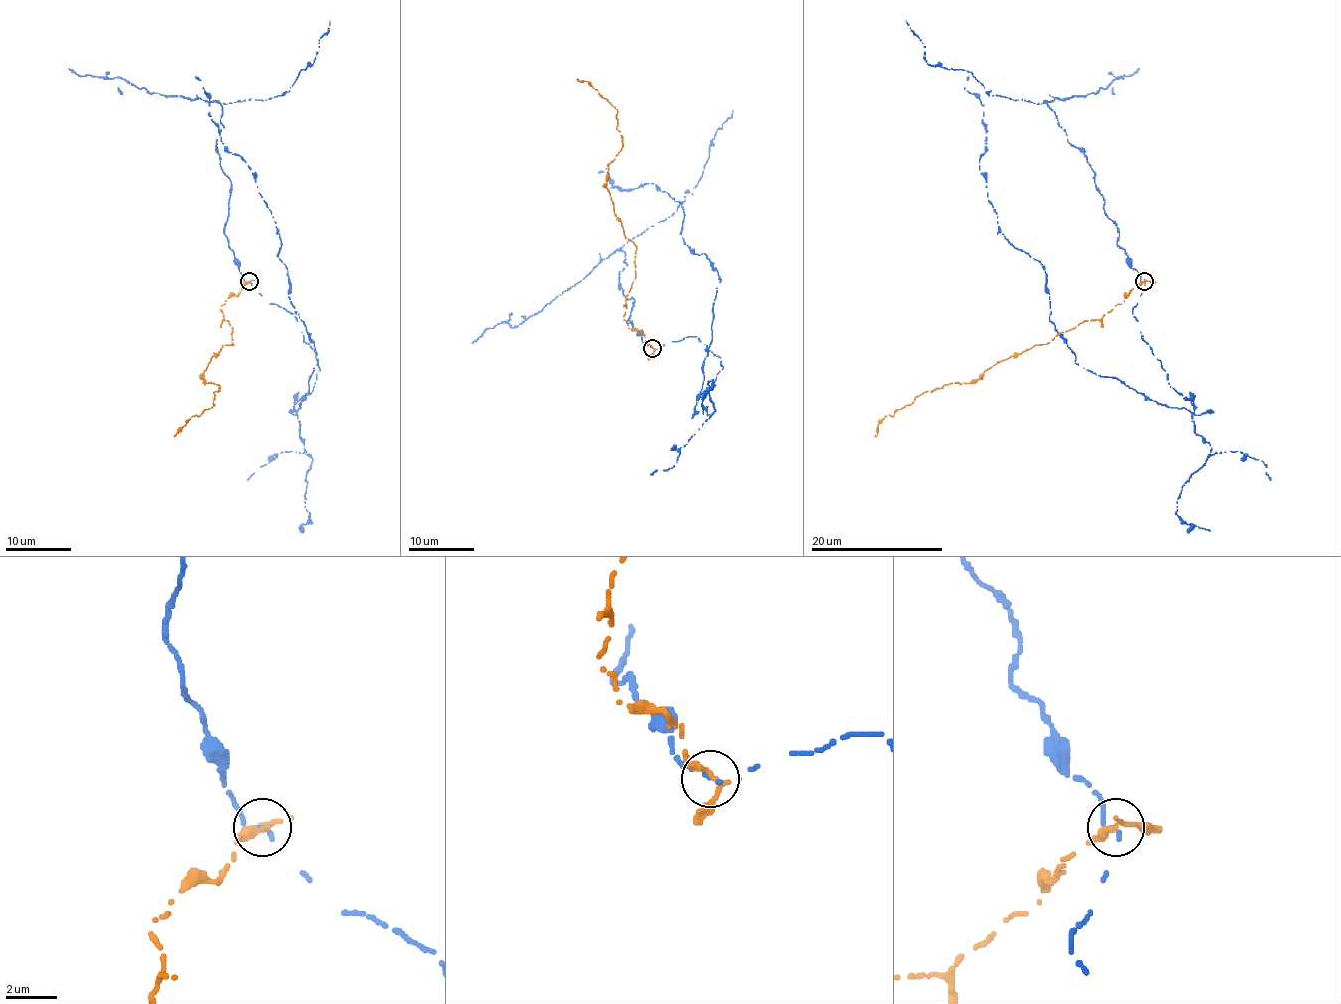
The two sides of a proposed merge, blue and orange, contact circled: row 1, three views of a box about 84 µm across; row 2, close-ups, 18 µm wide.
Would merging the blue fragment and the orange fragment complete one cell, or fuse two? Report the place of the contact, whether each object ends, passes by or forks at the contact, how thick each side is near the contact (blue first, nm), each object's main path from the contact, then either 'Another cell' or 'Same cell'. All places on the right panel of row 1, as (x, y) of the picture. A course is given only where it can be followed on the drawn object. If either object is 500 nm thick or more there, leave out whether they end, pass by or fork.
Place: (1144, 281). At the ring blue ends. At the ring orange passes by. Thickness 180 nm (blue) against 240 nm. Course of blue: (1144, 281), (1133, 314), (1192, 413), (1075, 362), (1049, 319), (1042, 265), (998, 227), (968, 77). Course of orange: (1144, 281), (1100, 319), (1083, 321), (1047, 344), (1014, 353), (976, 380), (922, 393), (886, 416), (874, 436). Another cell

